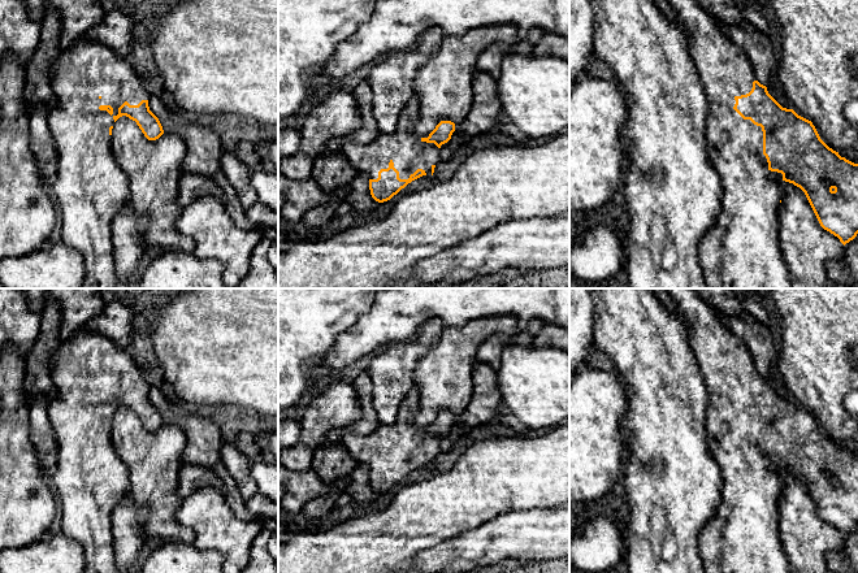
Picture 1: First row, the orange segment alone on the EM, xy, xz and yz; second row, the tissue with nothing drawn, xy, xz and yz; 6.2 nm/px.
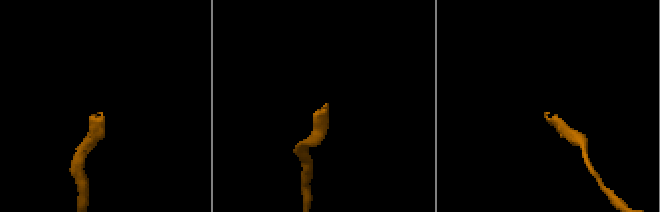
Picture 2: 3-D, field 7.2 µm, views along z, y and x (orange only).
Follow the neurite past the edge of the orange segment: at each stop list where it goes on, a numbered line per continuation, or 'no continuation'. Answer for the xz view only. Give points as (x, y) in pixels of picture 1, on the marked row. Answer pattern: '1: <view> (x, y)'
1: xz (404, 147)

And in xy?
1: xy (90, 189)

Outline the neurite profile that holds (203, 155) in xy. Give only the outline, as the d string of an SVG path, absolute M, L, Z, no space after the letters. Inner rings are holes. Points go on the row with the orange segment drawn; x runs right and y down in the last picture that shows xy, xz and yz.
M178 114L174 117L174 123L176 135L186 144L182 172L212 178L226 194L226 201L237 201L237 194L221 168L224 151L218 134L205 121L188 122Z

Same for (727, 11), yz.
M696 0L701 8L724 23L738 23L744 19L742 3L737 0Z

